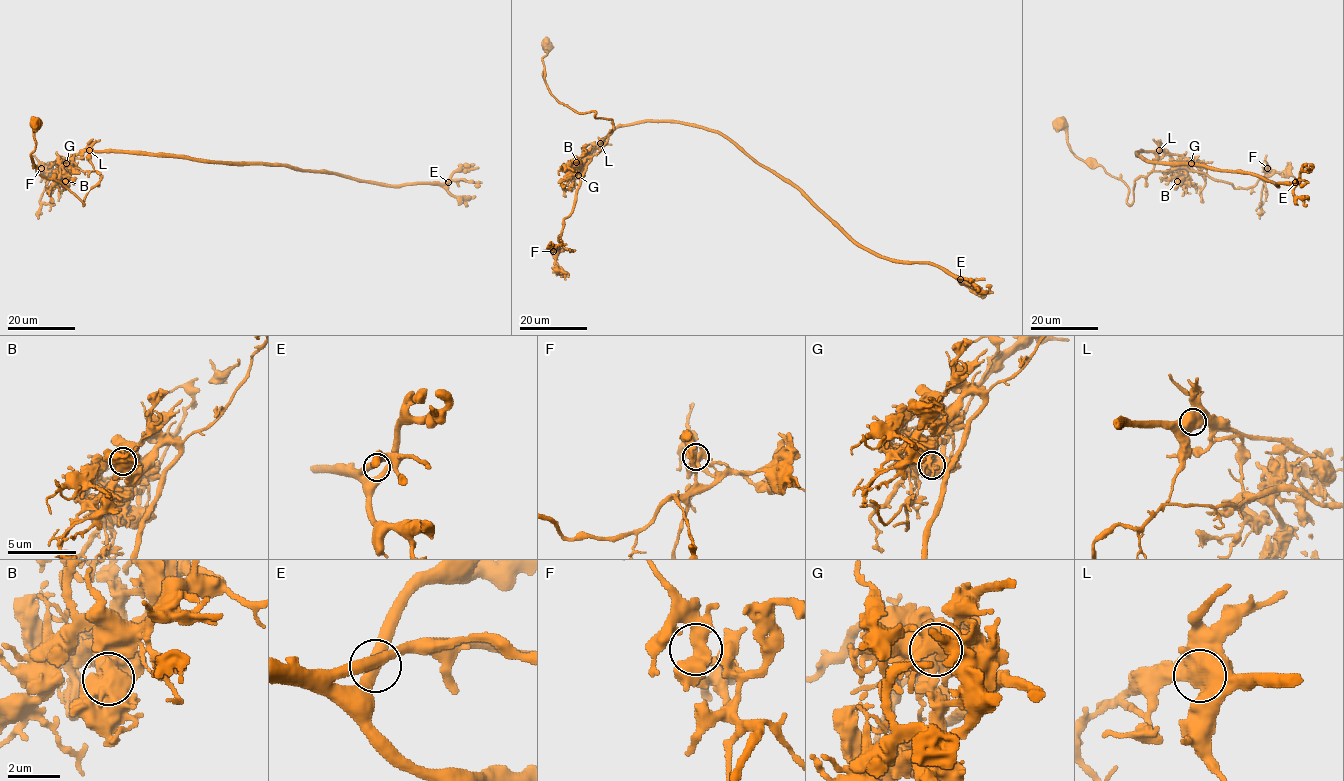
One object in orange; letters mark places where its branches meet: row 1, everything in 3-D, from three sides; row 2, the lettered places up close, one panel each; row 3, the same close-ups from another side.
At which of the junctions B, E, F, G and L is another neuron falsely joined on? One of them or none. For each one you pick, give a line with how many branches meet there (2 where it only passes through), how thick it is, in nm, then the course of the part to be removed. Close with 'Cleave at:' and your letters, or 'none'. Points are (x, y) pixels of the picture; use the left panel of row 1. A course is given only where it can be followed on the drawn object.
G: branches 2; calibre 850 nm; course (66, 163), (84, 151), (169, 154), (206, 161), (280, 163), (387, 185), (446, 185), (452, 174), (478, 166)
Cleave at: G

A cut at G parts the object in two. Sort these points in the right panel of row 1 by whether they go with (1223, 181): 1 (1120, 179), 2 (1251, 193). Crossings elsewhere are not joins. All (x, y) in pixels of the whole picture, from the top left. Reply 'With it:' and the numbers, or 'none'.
With it: 1, 2

